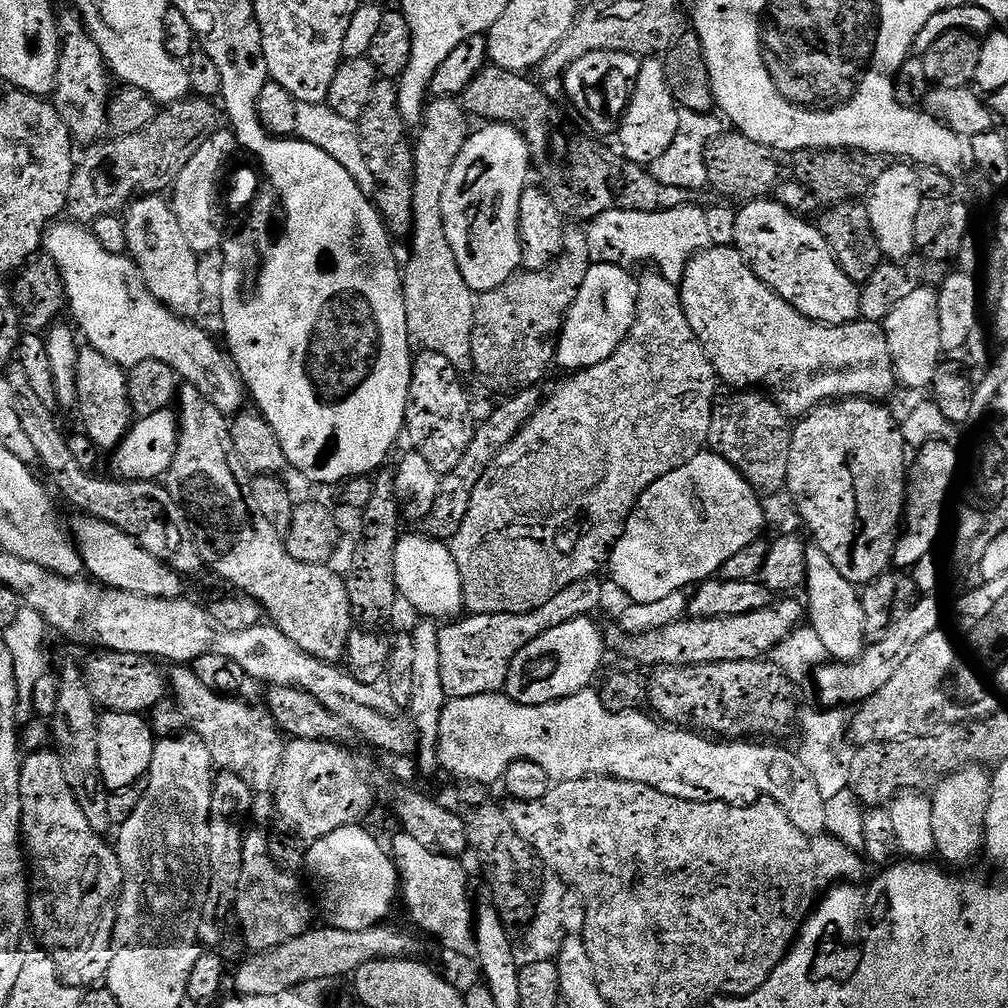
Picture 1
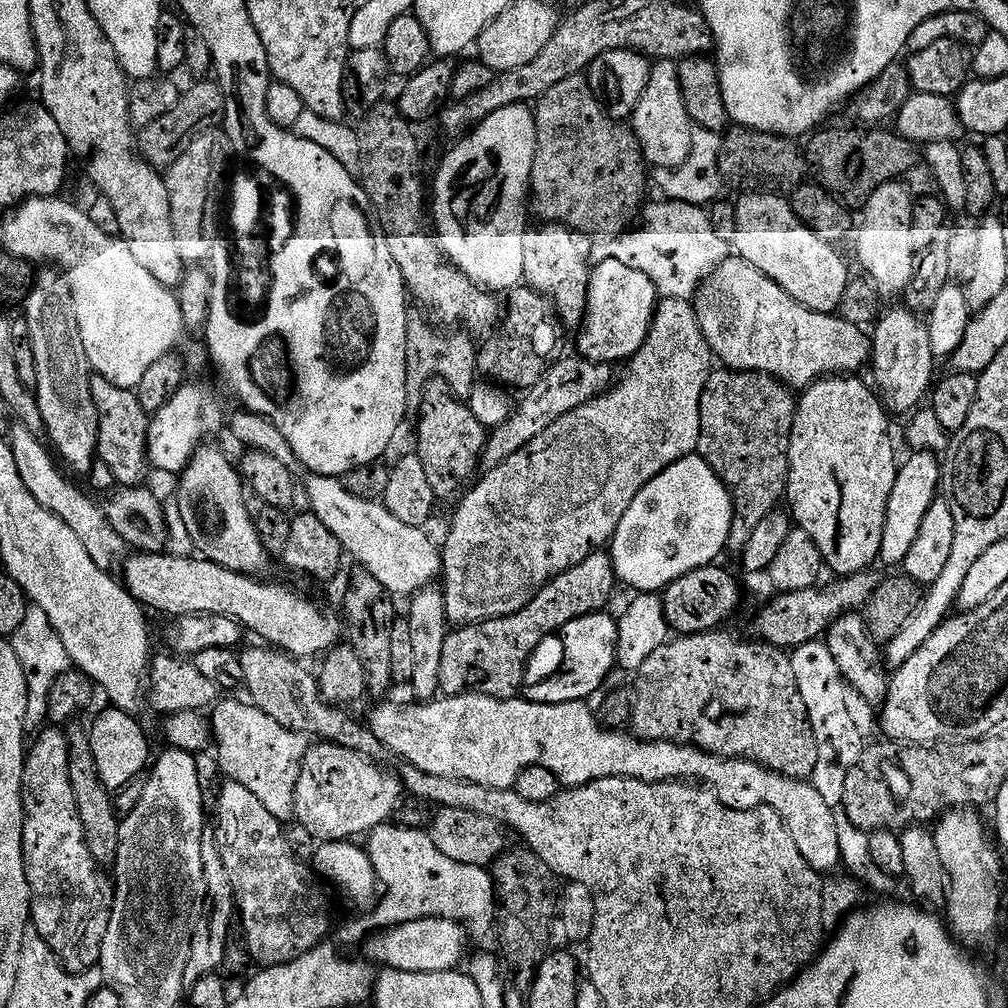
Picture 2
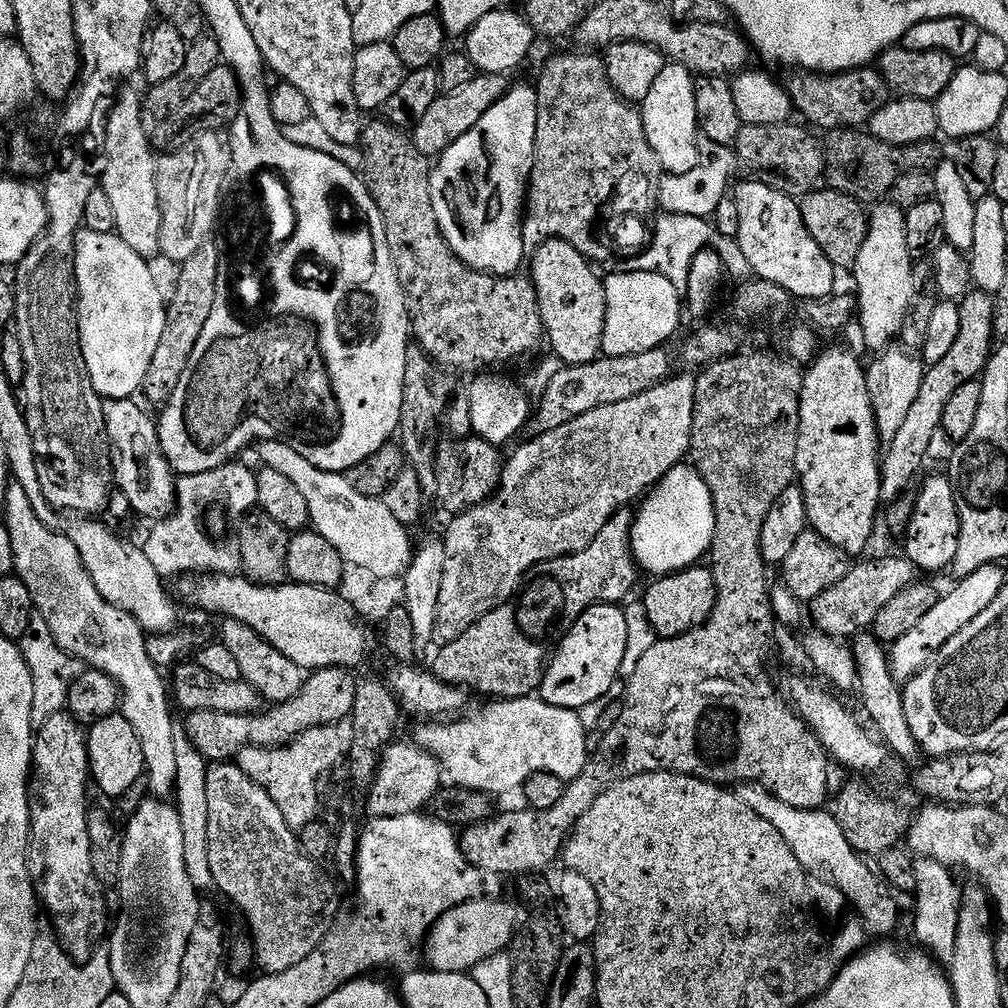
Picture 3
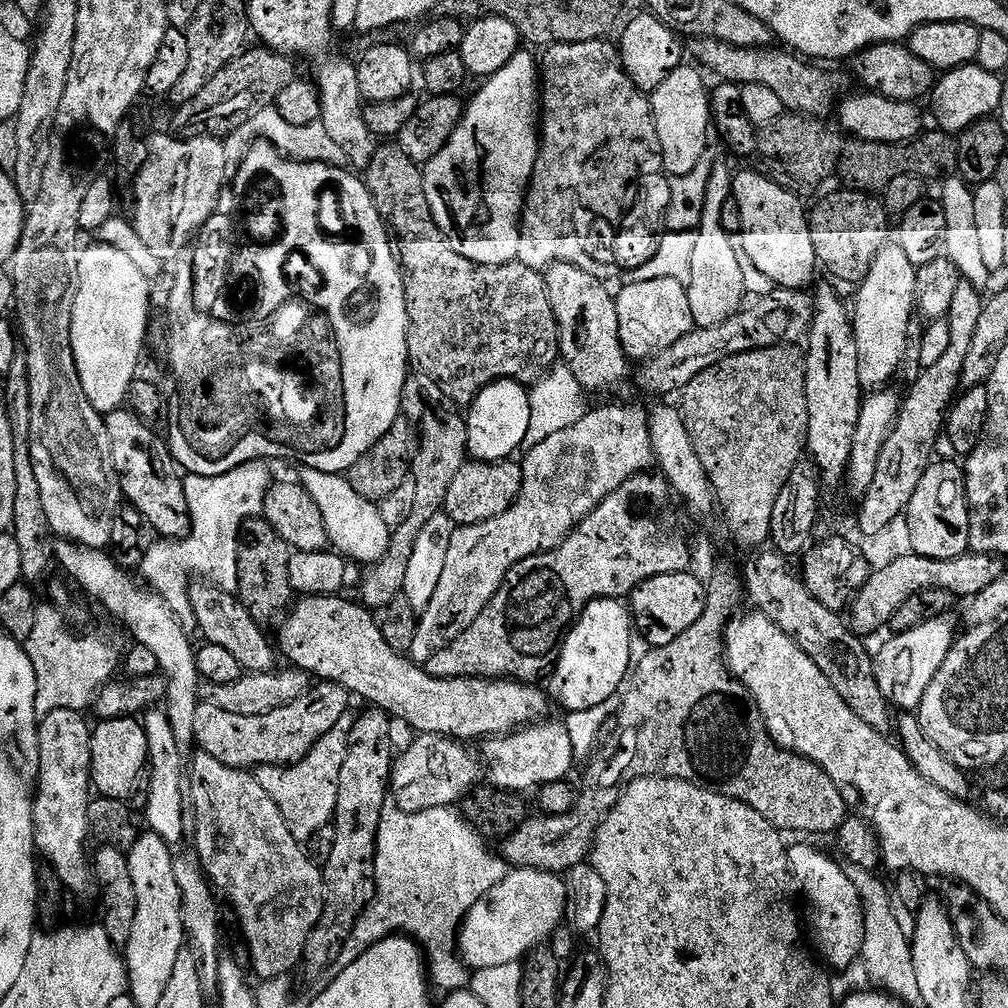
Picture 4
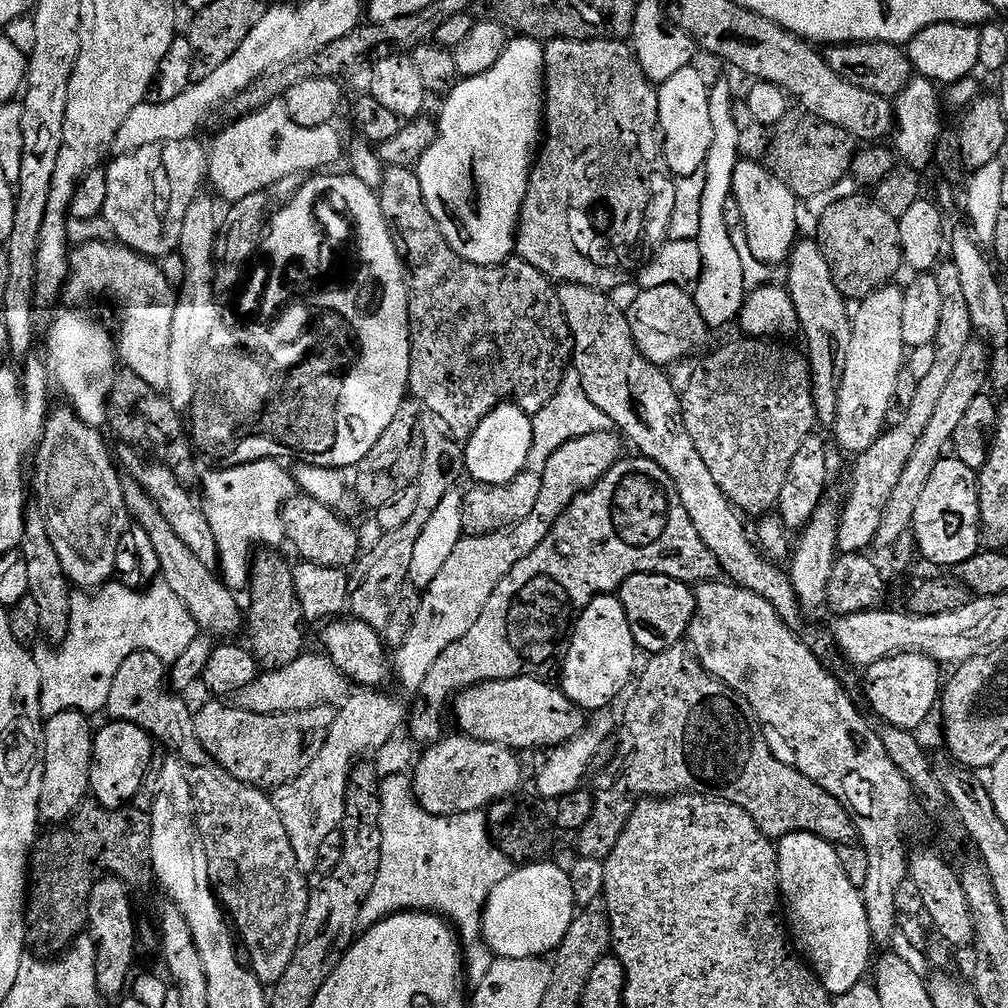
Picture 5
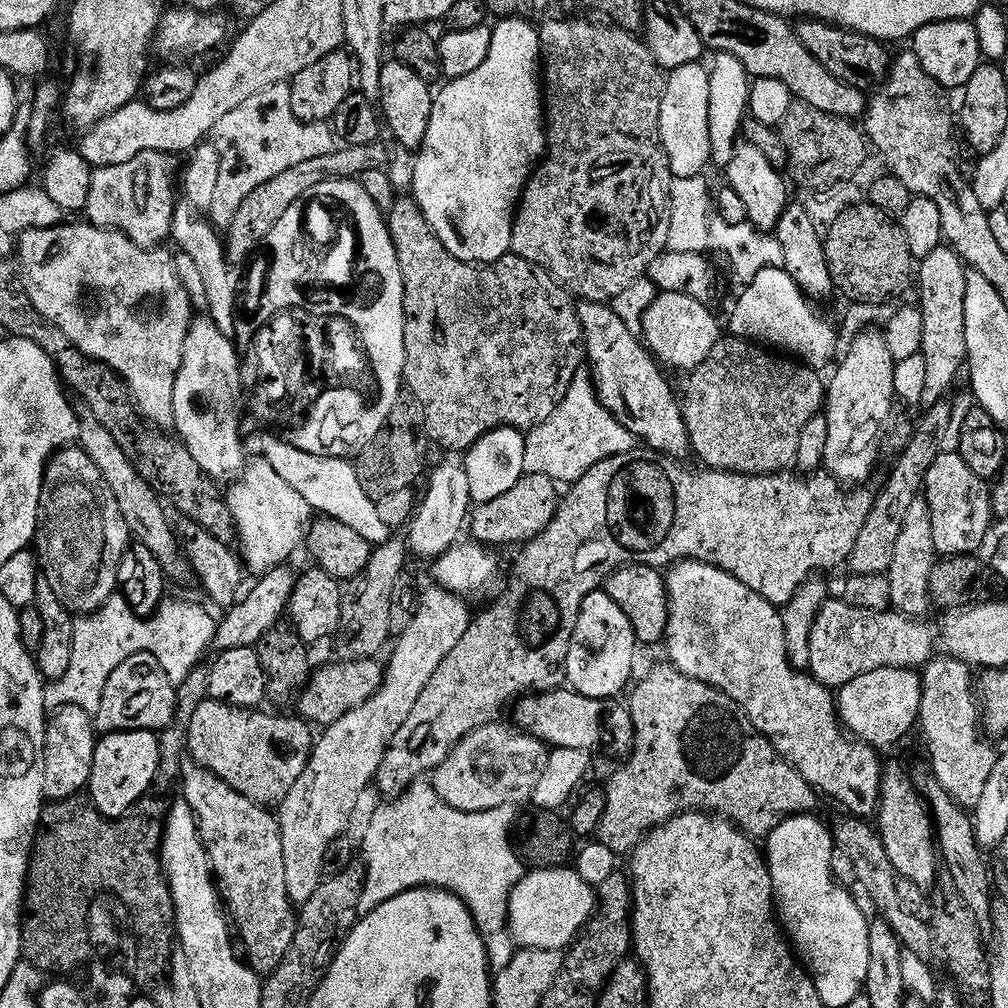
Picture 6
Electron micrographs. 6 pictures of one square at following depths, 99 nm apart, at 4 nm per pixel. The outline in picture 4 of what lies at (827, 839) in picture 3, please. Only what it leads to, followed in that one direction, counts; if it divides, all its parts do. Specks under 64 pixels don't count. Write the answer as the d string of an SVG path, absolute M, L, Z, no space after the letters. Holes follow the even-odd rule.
M853 864L846 868L850 882L854 882L854 890L858 892L860 903L864 906L864 937L859 963L867 972L871 983L879 991L895 996L897 1000L904 1001L905 1005L915 1005L920 999L918 978L914 971L914 958L912 957L912 942L898 926L895 917L896 904L893 893L879 880L876 872L867 872Z

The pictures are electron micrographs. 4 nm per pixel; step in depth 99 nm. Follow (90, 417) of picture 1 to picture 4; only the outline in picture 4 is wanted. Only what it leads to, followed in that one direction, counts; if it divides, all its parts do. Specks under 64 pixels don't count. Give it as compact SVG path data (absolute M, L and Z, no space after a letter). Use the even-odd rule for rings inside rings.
M112 410L104 416L106 434L110 434L110 454L120 479L123 499L140 512L143 523L165 540L186 539L191 533L184 476L167 443L152 433L153 425L131 410Z

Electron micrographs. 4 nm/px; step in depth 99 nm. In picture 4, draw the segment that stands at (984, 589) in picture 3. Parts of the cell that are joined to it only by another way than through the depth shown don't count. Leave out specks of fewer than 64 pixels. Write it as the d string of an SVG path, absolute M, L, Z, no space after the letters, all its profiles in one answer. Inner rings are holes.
M951 615L939 616L933 620L922 622L922 626L914 626L914 630L897 632L877 651L874 656L878 690L896 710L916 710L922 702L922 694L926 694L926 686L934 682L934 674L942 670L942 662L946 662L946 654L950 654L957 639L956 624Z

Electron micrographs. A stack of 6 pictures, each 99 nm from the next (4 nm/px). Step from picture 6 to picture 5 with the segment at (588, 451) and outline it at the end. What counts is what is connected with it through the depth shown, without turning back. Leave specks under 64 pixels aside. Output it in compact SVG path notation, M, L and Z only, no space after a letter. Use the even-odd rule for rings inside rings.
M574 366L569 367L564 373L563 381L560 383L554 398L542 408L533 413L532 429L534 430L531 439L530 455L527 458L526 470L532 473L541 474L546 468L546 462L566 442L578 437L585 437L586 434L607 431L611 427L611 421L598 410L594 402L586 397L586 390L582 387L582 380Z

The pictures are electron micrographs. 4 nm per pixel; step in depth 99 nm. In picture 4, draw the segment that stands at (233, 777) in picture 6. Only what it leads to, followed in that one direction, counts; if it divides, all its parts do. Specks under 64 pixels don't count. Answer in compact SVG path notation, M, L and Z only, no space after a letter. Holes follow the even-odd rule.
M320 682L309 687L302 698L278 710L270 710L270 714L229 714L227 710L218 710L218 706L202 702L198 710L194 710L194 738L199 751L210 754L210 758L218 758L218 762L231 768L255 770L267 764L297 764L338 726L338 718L349 715L348 700L350 693L342 686Z

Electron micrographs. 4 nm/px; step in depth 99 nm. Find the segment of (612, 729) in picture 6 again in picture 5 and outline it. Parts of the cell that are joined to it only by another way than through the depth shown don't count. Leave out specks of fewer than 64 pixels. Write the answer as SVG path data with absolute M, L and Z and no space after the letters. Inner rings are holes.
M519 676L509 680L487 680L456 693L450 704L450 712L456 715L456 724L461 733L482 742L501 744L517 753L524 754L527 748L551 750L559 744L583 732L586 713L570 698L563 687L547 684L547 679L534 676Z

